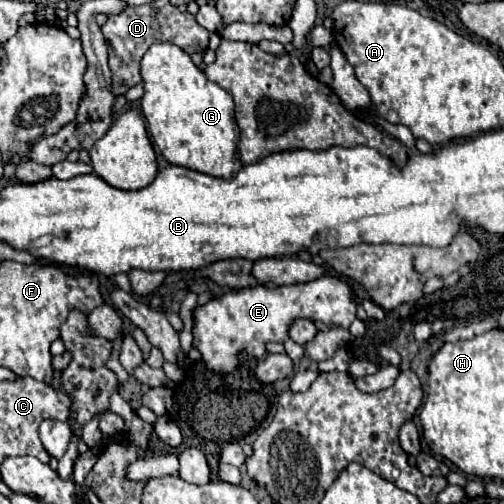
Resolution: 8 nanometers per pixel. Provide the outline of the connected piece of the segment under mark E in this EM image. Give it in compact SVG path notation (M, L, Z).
M321 275L309 283L295 283L269 289L265 285L247 287L241 291L229 291L221 299L209 301L205 307L193 311L193 345L201 351L203 361L209 369L229 373L237 367L237 355L243 351L249 357L263 359L265 343L283 343L289 339L287 331L293 319L311 319L325 325L349 327L355 321L357 303L353 299L353 289L339 275Z

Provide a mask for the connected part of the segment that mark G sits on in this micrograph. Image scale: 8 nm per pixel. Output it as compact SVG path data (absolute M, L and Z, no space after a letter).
M155 43L149 47L141 59L141 77L145 89L141 109L161 155L171 165L189 167L223 179L233 177L241 169L233 97L217 83L209 81L191 57L173 43Z

